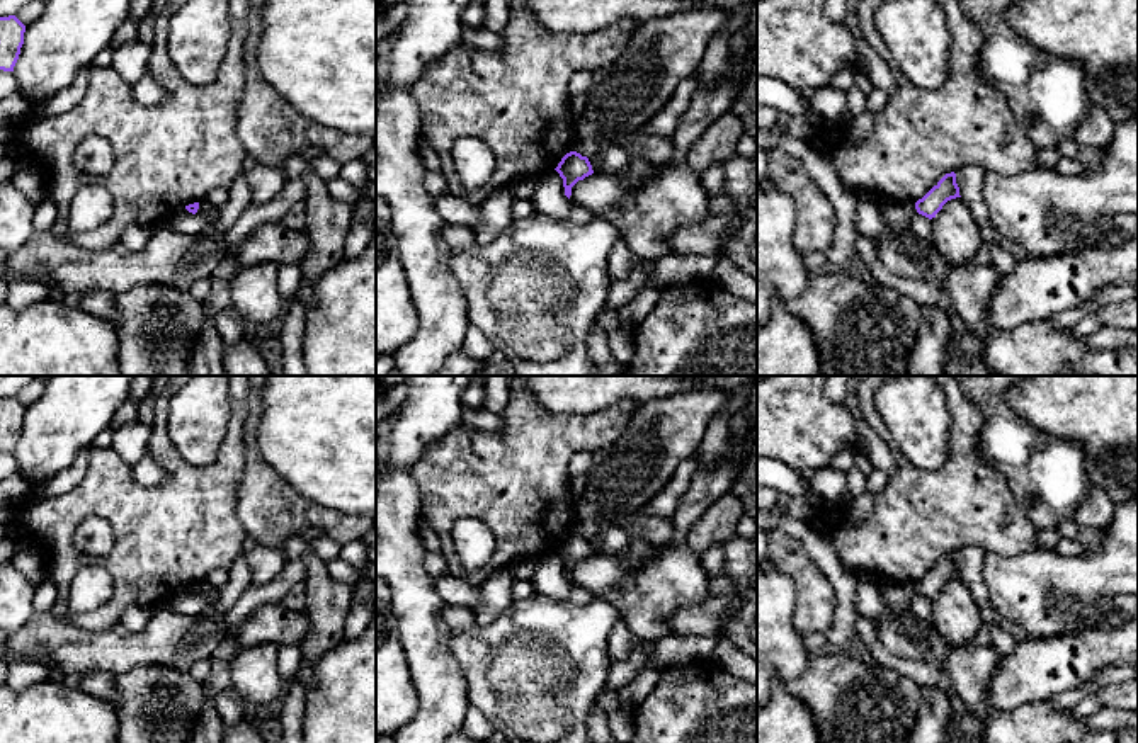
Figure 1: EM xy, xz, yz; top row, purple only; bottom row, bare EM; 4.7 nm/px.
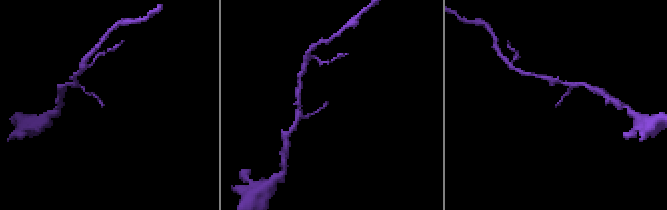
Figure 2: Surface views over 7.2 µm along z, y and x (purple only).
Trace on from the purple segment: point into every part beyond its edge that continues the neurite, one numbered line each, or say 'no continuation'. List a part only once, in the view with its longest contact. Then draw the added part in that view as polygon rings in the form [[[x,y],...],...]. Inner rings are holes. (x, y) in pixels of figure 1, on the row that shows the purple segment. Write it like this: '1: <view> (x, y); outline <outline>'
no continuation

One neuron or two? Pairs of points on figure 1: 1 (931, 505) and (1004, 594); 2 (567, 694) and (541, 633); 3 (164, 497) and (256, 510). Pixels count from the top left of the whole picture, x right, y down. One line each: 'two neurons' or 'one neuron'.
1: two neurons
2: one neuron
3: two neurons

